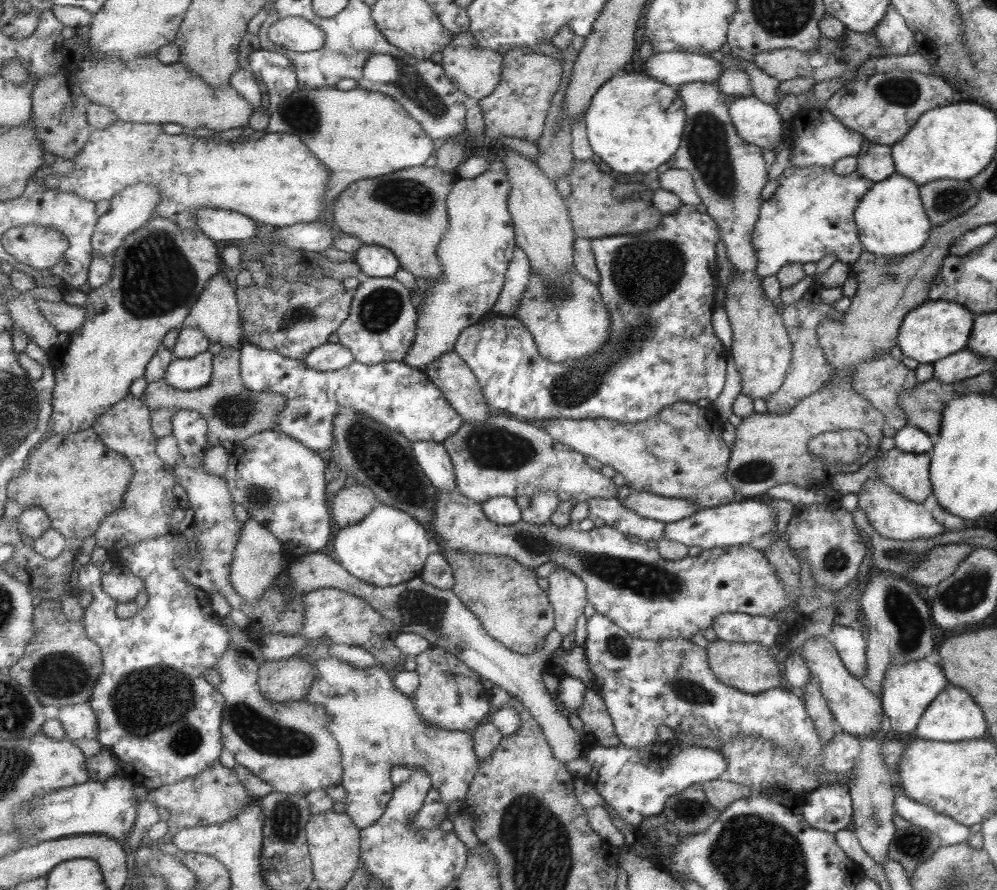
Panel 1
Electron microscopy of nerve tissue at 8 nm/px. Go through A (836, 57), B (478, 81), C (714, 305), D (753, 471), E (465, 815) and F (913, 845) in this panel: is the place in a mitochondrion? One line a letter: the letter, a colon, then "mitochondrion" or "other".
A: mitochondrion
B: other
C: other
D: mitochondrion
E: other
F: mitochondrion

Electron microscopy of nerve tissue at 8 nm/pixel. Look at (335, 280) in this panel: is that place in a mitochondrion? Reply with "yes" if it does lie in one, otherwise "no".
no

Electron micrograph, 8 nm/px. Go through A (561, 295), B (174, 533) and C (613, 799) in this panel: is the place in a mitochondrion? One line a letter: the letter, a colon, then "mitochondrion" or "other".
A: mitochondrion
B: other
C: other

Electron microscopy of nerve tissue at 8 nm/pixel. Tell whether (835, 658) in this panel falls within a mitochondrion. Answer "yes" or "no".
no

